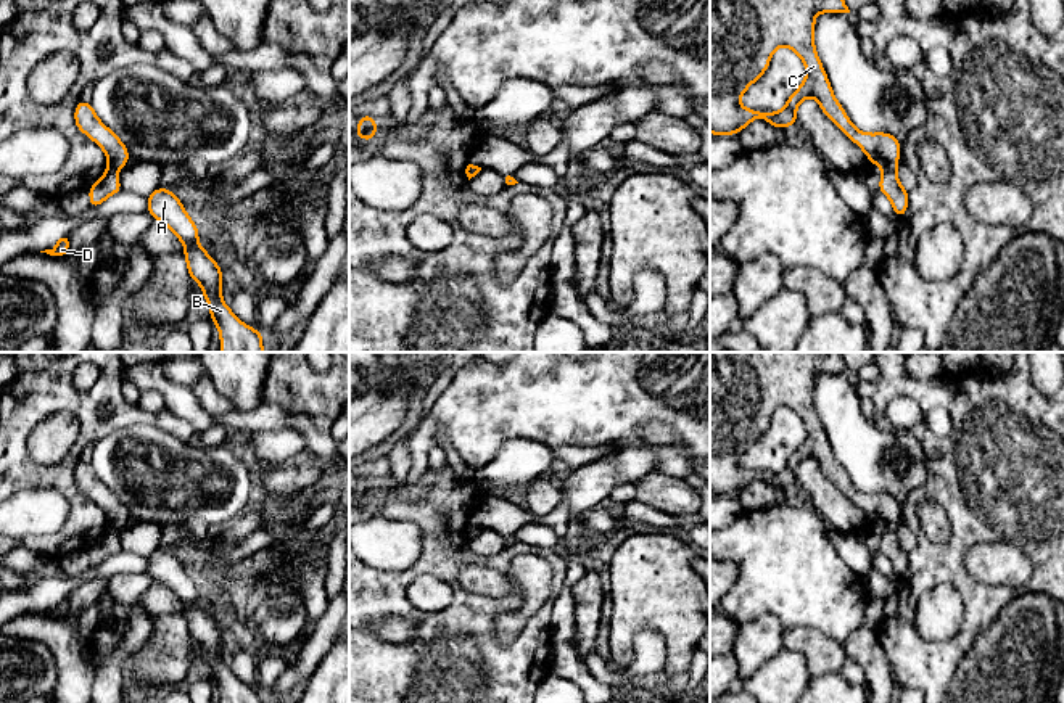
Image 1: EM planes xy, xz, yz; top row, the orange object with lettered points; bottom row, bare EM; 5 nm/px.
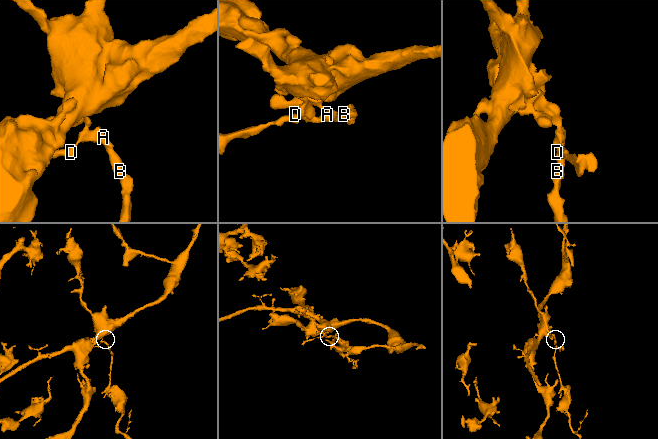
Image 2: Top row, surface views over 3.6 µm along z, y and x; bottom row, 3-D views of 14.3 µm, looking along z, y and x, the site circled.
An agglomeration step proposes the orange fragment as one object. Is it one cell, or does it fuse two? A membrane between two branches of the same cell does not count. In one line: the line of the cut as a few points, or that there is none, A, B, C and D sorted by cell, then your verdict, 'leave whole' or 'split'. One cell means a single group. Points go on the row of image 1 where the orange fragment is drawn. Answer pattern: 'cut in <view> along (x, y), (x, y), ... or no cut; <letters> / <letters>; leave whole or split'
cut in yz along (884, 168), (894, 169); A B D / C; split

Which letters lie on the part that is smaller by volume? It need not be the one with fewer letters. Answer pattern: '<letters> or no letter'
A, B, D

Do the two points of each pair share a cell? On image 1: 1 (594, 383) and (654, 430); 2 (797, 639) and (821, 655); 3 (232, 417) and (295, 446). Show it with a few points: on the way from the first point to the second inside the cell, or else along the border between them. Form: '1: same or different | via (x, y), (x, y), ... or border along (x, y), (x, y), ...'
1: different | border along (635, 427), (643, 422), (660, 420), (678, 438)
2: same | via (804, 639), (815, 649)
3: different | border along (300, 431), (276, 428), (256, 430), (253, 433)

